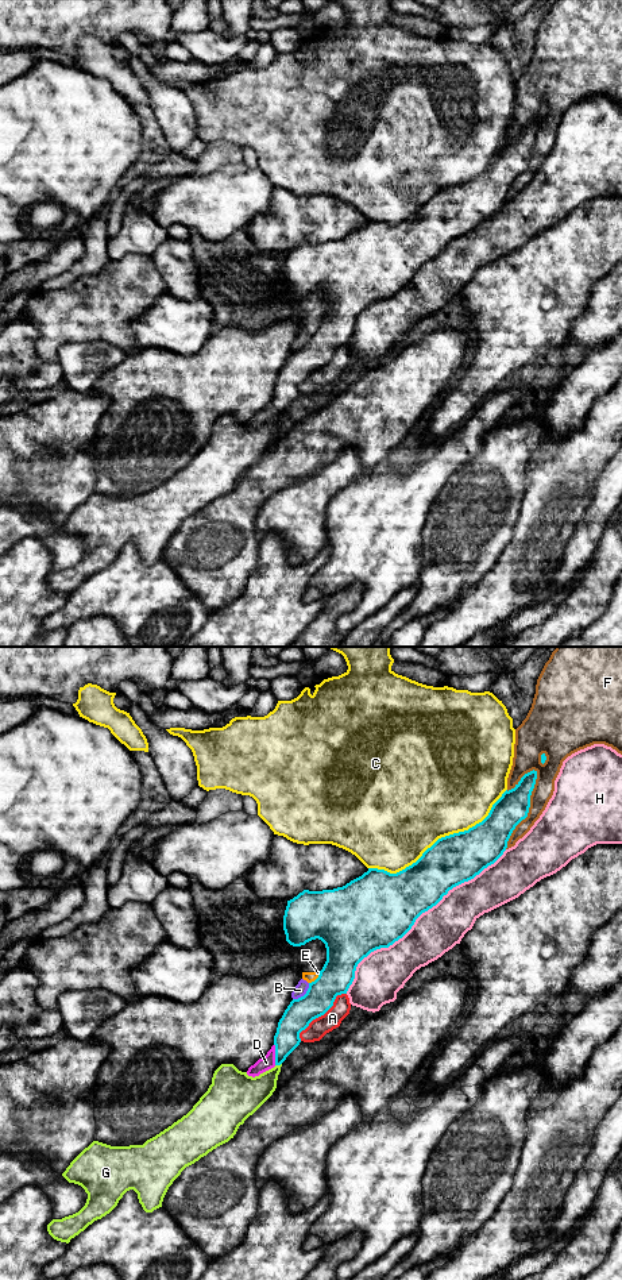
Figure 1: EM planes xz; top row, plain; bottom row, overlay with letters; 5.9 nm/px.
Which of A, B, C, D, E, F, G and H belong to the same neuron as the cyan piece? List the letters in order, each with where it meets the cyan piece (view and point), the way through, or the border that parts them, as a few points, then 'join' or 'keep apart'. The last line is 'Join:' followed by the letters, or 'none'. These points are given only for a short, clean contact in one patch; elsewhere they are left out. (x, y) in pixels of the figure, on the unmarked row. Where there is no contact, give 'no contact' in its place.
A: xz (321, 366) | keep apart
B: xz (305, 346) | along xz (309, 335), (305, 344), (293, 351) | keep apart
C: xz (441, 189) | keep apart
D: xz (275, 407) | join
E: xz (317, 330) | along xz (320, 323), (309, 335) | keep apart
F: xz (528, 161) | keep apart
G: xz (278, 416) | keep apart
H: xz (416, 270) | keep apart
Join: D

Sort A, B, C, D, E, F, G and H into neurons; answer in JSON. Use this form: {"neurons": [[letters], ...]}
{"neurons": [["A", "B", "E"], ["C"], ["D"], ["F"], ["G"], ["H"]]}

